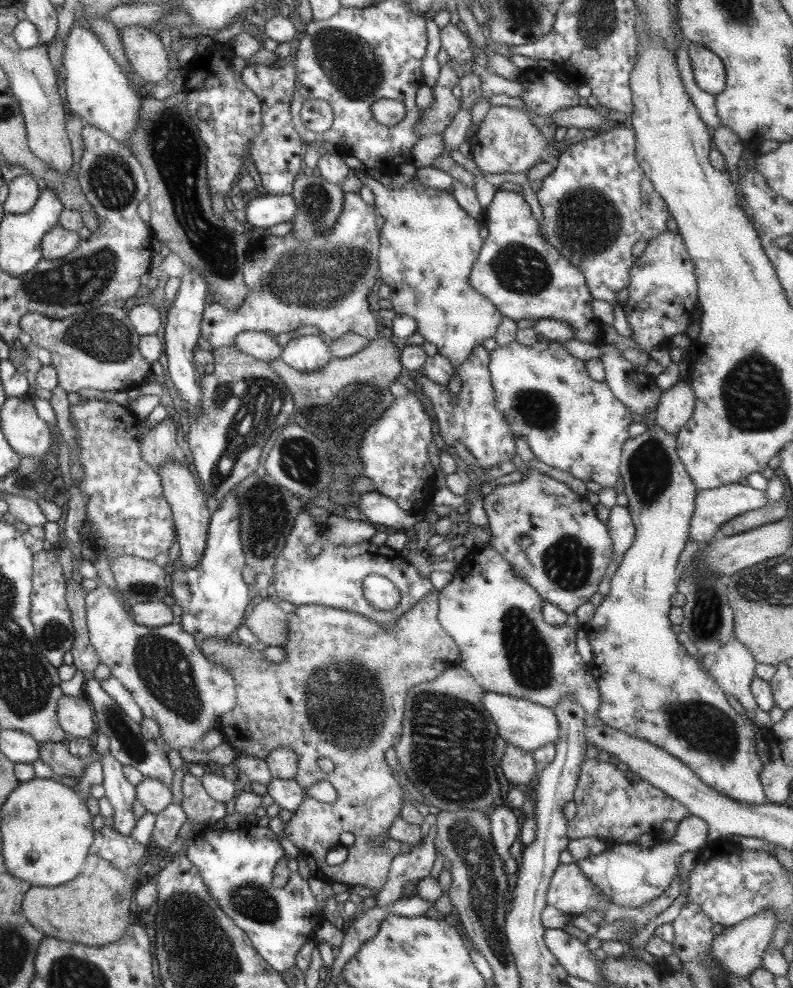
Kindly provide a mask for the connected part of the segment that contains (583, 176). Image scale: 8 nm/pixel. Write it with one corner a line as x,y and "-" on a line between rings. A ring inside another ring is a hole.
612,126
601,130
596,136
582,139
576,144
565,144
564,152
557,158
557,166
548,176
541,180
541,188
536,192
536,199
542,207
542,222
540,233
547,244
551,244
579,272
583,273
588,291
595,300
605,300
611,304
612,327
619,336
630,337
632,330
627,322
621,302
615,299
615,294
626,288
630,283
630,272
634,259
631,248
636,242
652,241
666,231
665,220
670,216
670,210
664,200
644,176
635,160
635,134
633,128

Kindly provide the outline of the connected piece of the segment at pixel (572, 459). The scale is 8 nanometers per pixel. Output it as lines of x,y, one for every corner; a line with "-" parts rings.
540,338
533,346
523,346
515,341
510,342
507,346
497,345
490,352
488,369
490,370
491,388
493,388
493,392
495,392
495,408
503,413
515,439
518,436
522,436
537,460
547,464
547,466
557,468
557,470
561,470
561,472
569,472
573,478
577,478
577,480
581,480
583,483
593,481
597,482
601,487
615,486
615,482
619,480
618,466
621,458
622,444
630,438
629,435
627,435
627,426
629,426
633,420
629,412
627,412
627,407
612,395
607,385
605,385
605,382
591,380
591,377
585,371
583,361
569,355
563,348
562,343

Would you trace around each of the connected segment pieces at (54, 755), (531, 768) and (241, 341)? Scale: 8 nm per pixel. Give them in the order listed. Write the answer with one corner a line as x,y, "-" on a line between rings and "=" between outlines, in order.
60,742
39,743
40,759
51,768
54,777
71,776
80,779
86,769
87,761
73,756
68,745
=
505,743
503,755
500,757
503,776
515,786
531,790
538,771
535,768
532,753
513,743
=
261,331
237,334
237,336
234,336
233,348
263,362
277,359
282,351
282,347
275,341
275,336

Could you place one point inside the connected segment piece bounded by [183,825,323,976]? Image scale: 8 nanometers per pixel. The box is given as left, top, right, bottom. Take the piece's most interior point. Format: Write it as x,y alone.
236,866

